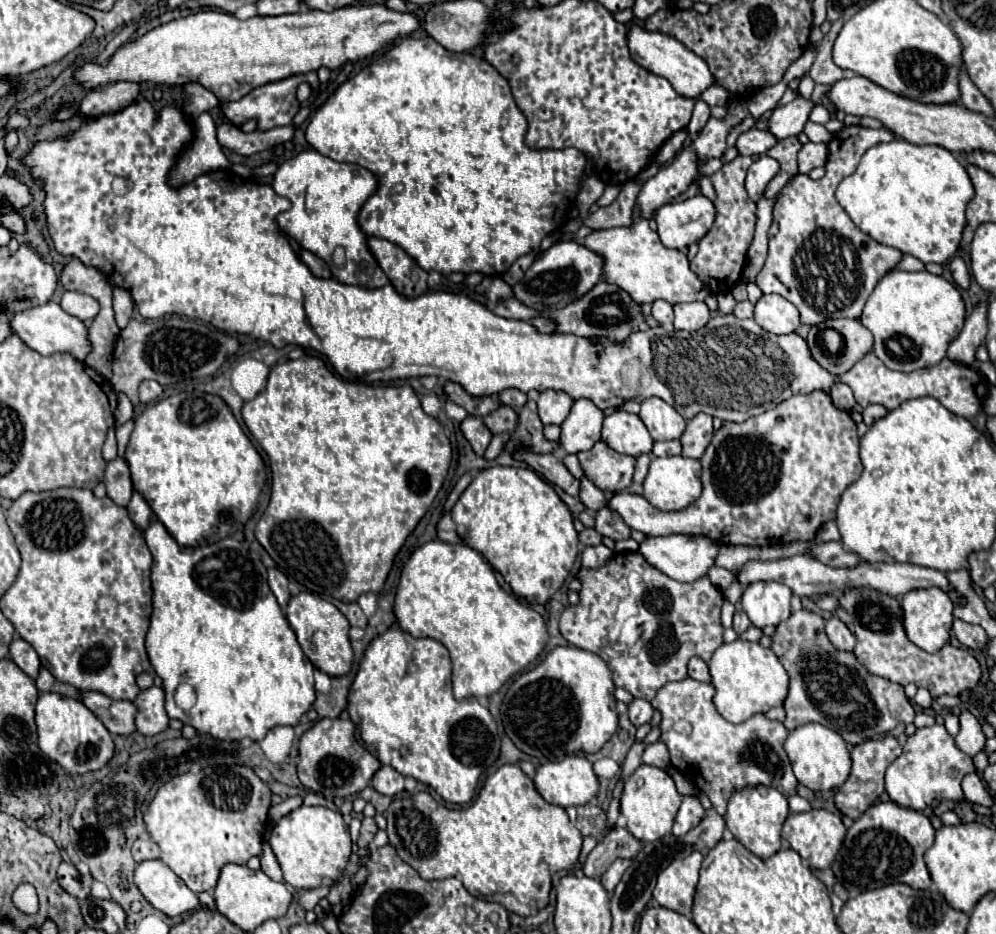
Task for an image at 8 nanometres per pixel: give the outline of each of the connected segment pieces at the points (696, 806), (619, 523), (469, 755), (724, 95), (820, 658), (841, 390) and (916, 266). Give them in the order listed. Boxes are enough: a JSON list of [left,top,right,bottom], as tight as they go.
[[672,795,704,837],[594,507,630,541],[348,629,500,805],[696,85,732,107],[772,609,914,745],[830,383,856,411],[898,255,926,271]]

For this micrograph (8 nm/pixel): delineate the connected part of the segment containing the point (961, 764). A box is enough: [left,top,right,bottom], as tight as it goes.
[886,725,976,811]

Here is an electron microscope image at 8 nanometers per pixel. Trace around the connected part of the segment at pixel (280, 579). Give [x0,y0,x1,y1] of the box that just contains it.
[268,569,290,609]

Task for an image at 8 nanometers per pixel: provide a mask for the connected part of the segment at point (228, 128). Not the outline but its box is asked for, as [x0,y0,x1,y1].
[218,123,292,155]

